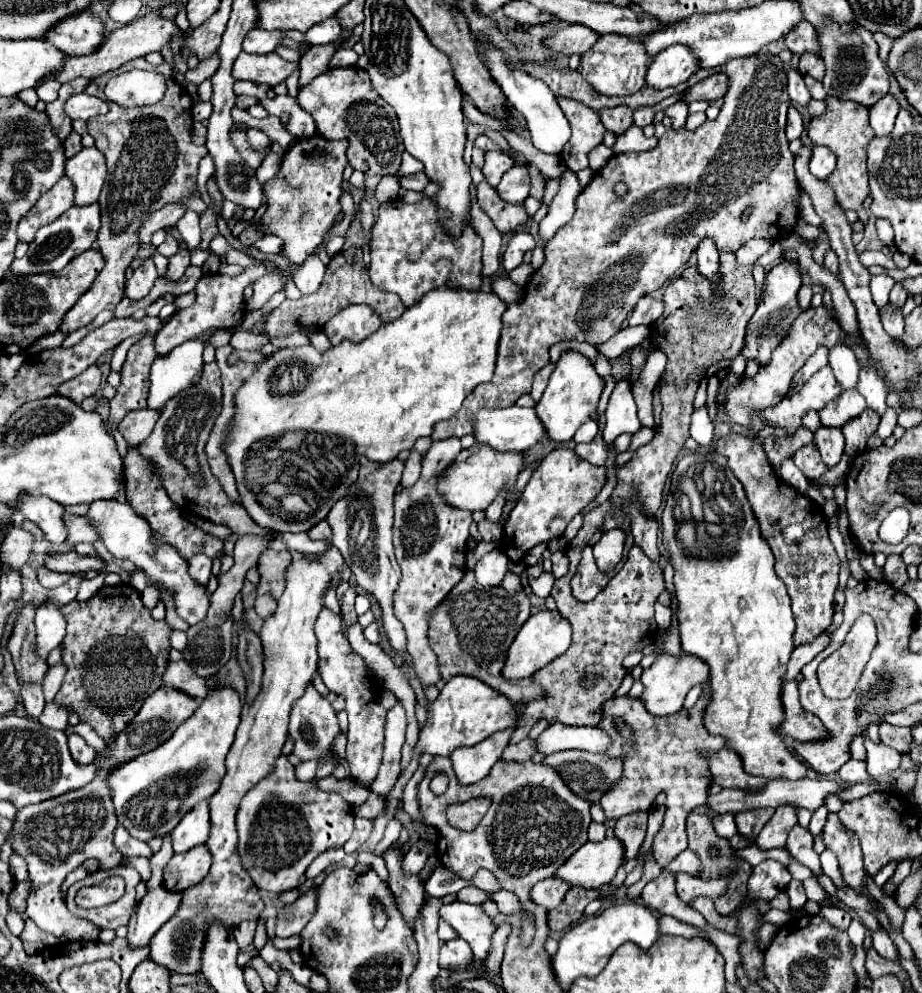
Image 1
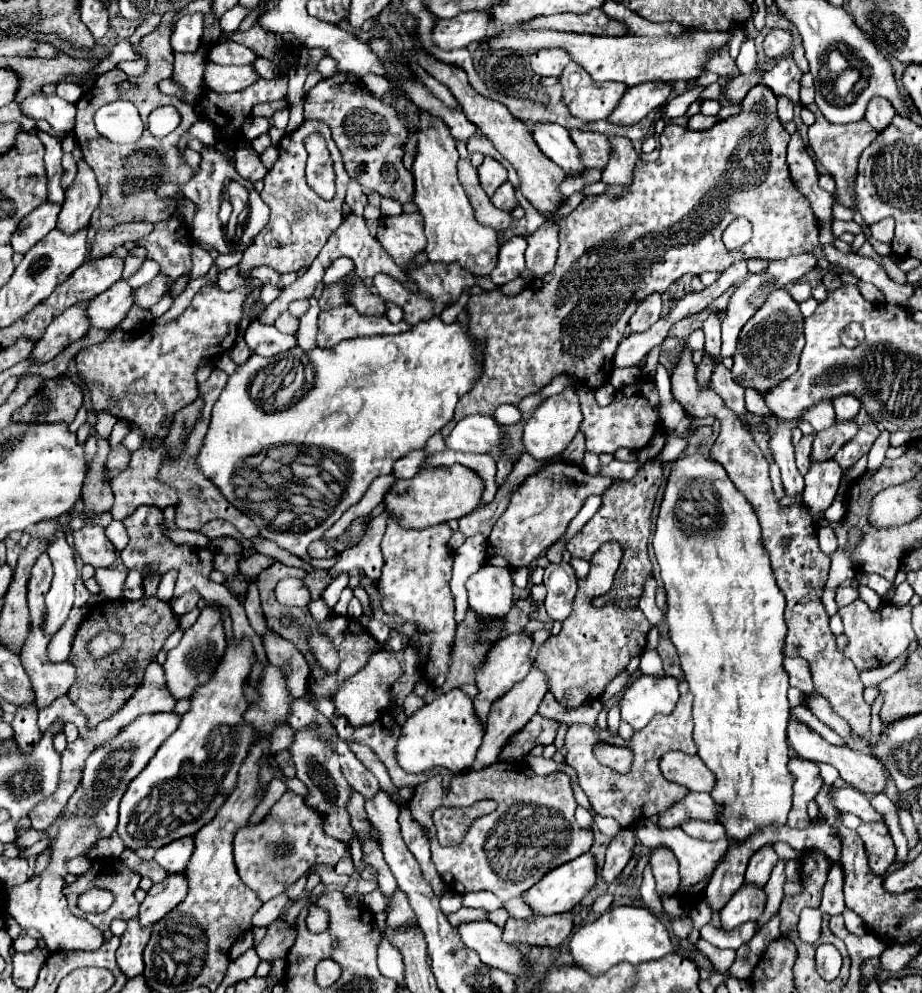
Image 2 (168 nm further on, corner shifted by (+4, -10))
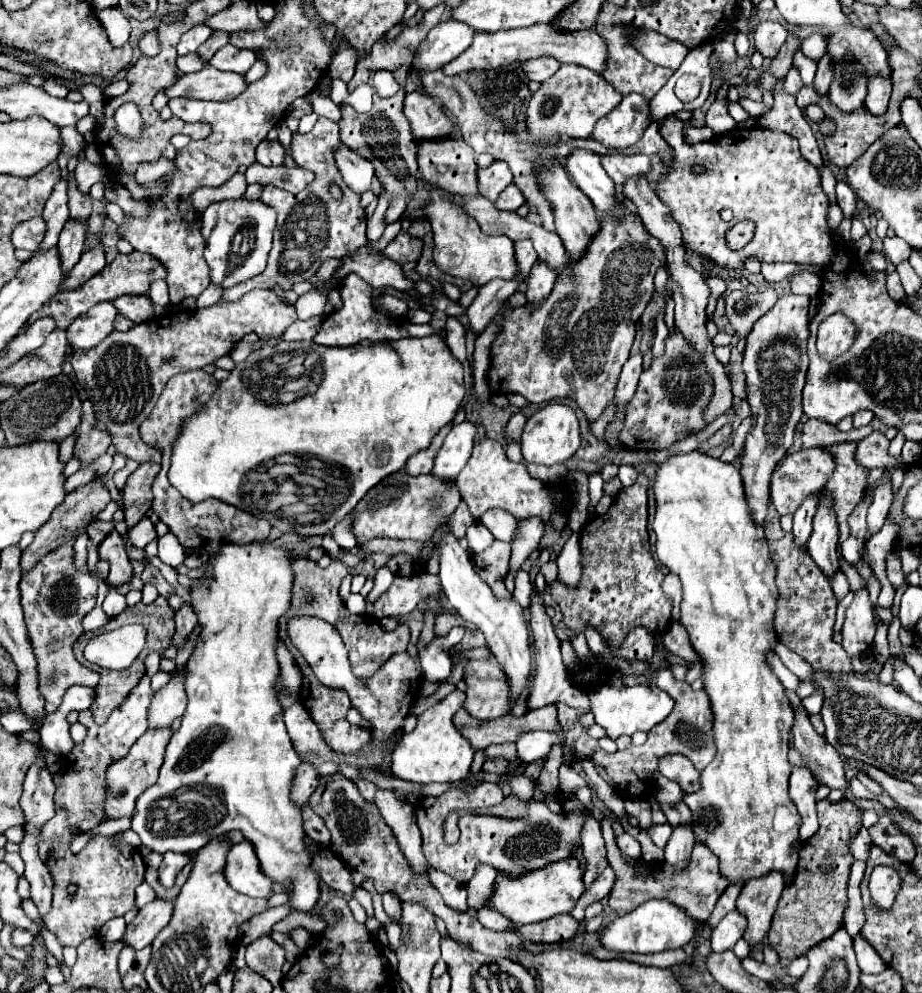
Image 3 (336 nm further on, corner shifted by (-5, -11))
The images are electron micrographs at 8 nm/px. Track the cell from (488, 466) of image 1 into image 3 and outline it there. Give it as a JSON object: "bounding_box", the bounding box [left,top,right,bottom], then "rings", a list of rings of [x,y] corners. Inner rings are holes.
{"bounding_box":[353,470,461,546],"rings":[[[399,470],[373,486],[353,508],[353,534],[357,538],[357,546],[373,538],[431,540],[437,522],[451,516],[459,500],[461,494],[457,492],[455,482],[441,482],[433,478],[433,474],[413,478],[405,470]]]}

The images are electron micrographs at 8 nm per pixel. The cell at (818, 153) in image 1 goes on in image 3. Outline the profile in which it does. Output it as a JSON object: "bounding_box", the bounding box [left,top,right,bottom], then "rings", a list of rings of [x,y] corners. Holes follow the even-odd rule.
{"bounding_box":[837,182,857,218],"rings":[[[837,182],[837,204],[843,210],[843,218],[853,218],[857,210],[857,196],[845,182]]]}

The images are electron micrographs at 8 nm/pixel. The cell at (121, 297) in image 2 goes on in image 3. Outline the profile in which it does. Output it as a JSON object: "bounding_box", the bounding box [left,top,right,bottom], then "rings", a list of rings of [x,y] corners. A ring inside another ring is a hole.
{"bounding_box":[67,302,117,350],"rings":[[[101,302],[93,306],[89,312],[81,314],[67,328],[67,338],[71,350],[89,350],[101,342],[109,332],[113,332],[117,310],[111,302]]]}

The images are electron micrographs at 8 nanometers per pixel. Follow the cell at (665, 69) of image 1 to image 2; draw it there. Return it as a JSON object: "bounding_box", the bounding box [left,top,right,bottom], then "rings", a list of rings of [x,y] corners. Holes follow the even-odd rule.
{"bounding_box":[608,81,674,125],"rings":[[[646,81],[634,87],[628,87],[622,101],[608,117],[608,121],[618,125],[634,125],[642,117],[646,117],[656,107],[664,105],[674,91],[672,83],[666,81]]]}

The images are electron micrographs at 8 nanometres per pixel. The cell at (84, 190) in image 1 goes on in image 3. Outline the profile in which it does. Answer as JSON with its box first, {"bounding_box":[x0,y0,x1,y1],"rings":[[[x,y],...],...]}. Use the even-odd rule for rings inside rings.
{"bounding_box":[57,220,87,272],"rings":[[[69,220],[59,236],[57,248],[61,250],[61,266],[69,272],[81,258],[83,244],[85,244],[85,234],[87,234],[87,222],[79,220]]]}

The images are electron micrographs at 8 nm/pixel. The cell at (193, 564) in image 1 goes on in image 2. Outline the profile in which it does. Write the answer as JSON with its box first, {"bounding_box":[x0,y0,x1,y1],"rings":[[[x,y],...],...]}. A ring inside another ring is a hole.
{"bounding_box":[172,591,200,615],"rings":[[[188,591],[188,593],[184,593],[184,597],[180,597],[178,601],[174,601],[172,611],[176,611],[178,615],[184,615],[184,613],[192,611],[198,605],[198,601],[200,601],[200,595],[196,595],[194,591]]]}

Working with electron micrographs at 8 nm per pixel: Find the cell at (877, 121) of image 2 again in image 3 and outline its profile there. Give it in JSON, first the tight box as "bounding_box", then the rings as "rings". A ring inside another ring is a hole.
{"bounding_box":[865,76,891,114],"rings":[[[873,76],[867,82],[869,86],[869,94],[865,98],[865,106],[871,114],[883,114],[887,110],[889,104],[889,96],[891,96],[891,80],[889,78],[881,78],[881,76]]]}

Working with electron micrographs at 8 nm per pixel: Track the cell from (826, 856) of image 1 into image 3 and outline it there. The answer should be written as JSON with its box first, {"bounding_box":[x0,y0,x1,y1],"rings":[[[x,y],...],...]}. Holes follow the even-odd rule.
{"bounding_box":[855,936,887,974],"rings":[[[857,936],[855,940],[855,954],[857,954],[857,962],[863,968],[863,973],[866,974],[879,974],[887,970],[887,964],[879,958],[879,954],[861,938]]]}

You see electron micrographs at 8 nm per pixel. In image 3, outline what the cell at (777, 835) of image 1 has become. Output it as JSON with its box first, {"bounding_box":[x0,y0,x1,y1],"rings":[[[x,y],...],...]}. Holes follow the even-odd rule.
{"bounding_box":[737,872,783,948],"rings":[[[777,872],[769,874],[769,878],[757,878],[743,886],[737,898],[737,910],[741,916],[747,918],[743,940],[747,940],[751,948],[755,944],[761,944],[767,936],[783,888],[783,876]]]}

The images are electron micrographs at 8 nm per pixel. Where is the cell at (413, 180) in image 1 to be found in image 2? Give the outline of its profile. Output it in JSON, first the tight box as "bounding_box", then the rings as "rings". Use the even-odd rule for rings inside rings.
{"bounding_box":[304,73,414,203],"rings":[[[338,73],[316,83],[316,87],[312,87],[304,99],[304,119],[324,121],[330,127],[332,139],[342,153],[344,167],[354,181],[380,193],[382,197],[392,197],[400,203],[412,201],[414,177],[402,165],[408,131],[390,105],[368,93],[360,77]]]}

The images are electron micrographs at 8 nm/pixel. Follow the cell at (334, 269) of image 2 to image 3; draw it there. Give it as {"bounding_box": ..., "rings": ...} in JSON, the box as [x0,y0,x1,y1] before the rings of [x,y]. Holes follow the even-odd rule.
{"bounding_box":[313,276,445,346],"rings":[[[347,276],[339,292],[343,298],[343,308],[327,314],[325,320],[321,322],[319,332],[313,338],[321,346],[355,346],[361,340],[383,342],[383,340],[399,340],[399,338],[411,338],[411,336],[421,338],[421,336],[431,336],[431,334],[439,334],[445,338],[443,330],[433,330],[433,326],[429,324],[413,324],[407,318],[385,318],[383,314],[377,314],[371,306],[373,288],[359,276]]]}

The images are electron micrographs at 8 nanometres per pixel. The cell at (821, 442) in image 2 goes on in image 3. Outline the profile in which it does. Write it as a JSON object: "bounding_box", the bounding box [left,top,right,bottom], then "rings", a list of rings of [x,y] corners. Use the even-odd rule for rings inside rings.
{"bounding_box":[771,448,833,518],"rings":[[[809,448],[809,450],[799,450],[795,454],[785,456],[785,460],[781,460],[781,464],[775,468],[771,478],[771,502],[779,518],[785,514],[795,514],[797,506],[801,506],[801,502],[809,494],[815,494],[819,488],[823,488],[831,472],[833,472],[833,458],[829,452],[825,454],[825,450]]]}

